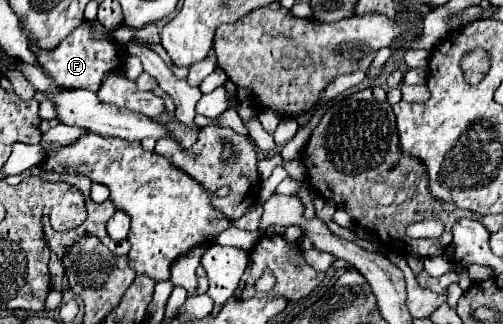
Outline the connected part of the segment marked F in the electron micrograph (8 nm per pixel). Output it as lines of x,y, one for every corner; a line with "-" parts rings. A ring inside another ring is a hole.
82,23
78,29
74,29
74,33
70,33
70,37
66,37
66,41
62,41
62,45
58,45
58,49
54,49
54,53
38,53
36,55
40,65
50,71
50,75
56,79
56,83
62,89
90,89
96,91
100,87
100,79
102,75
116,67
116,51
108,41
96,41
90,37
90,31
86,27
86,23

